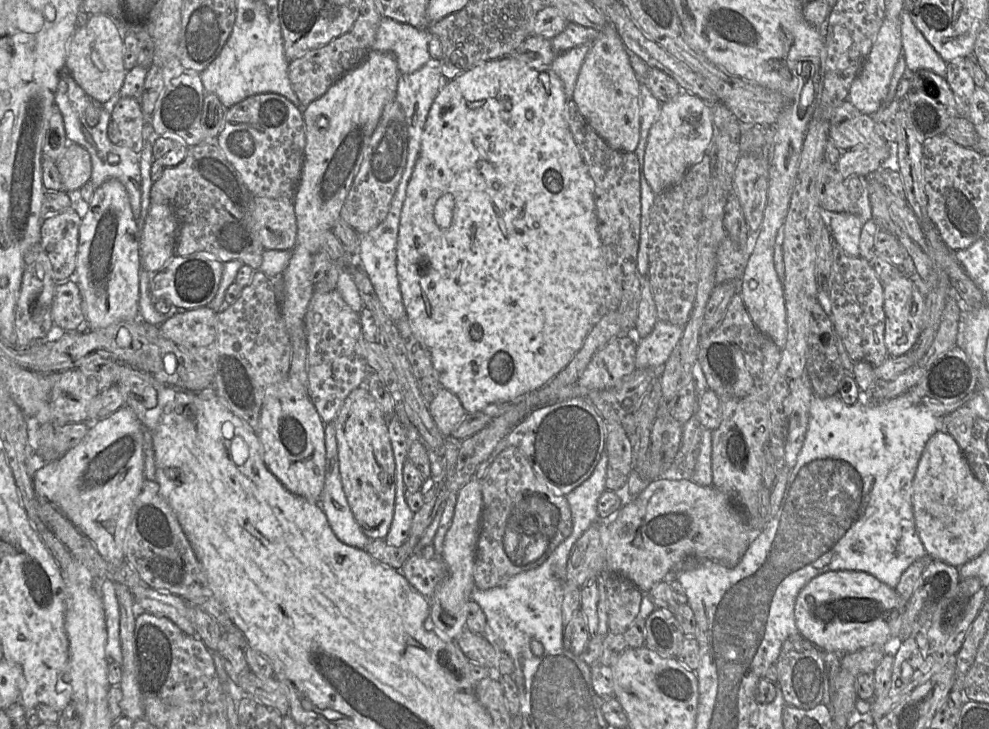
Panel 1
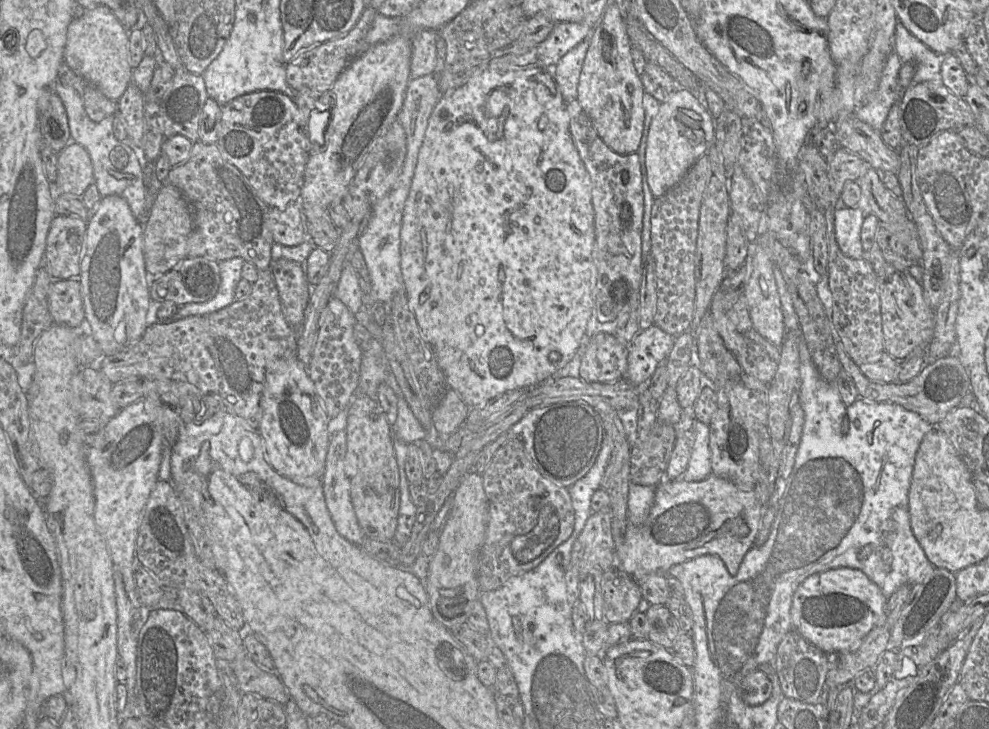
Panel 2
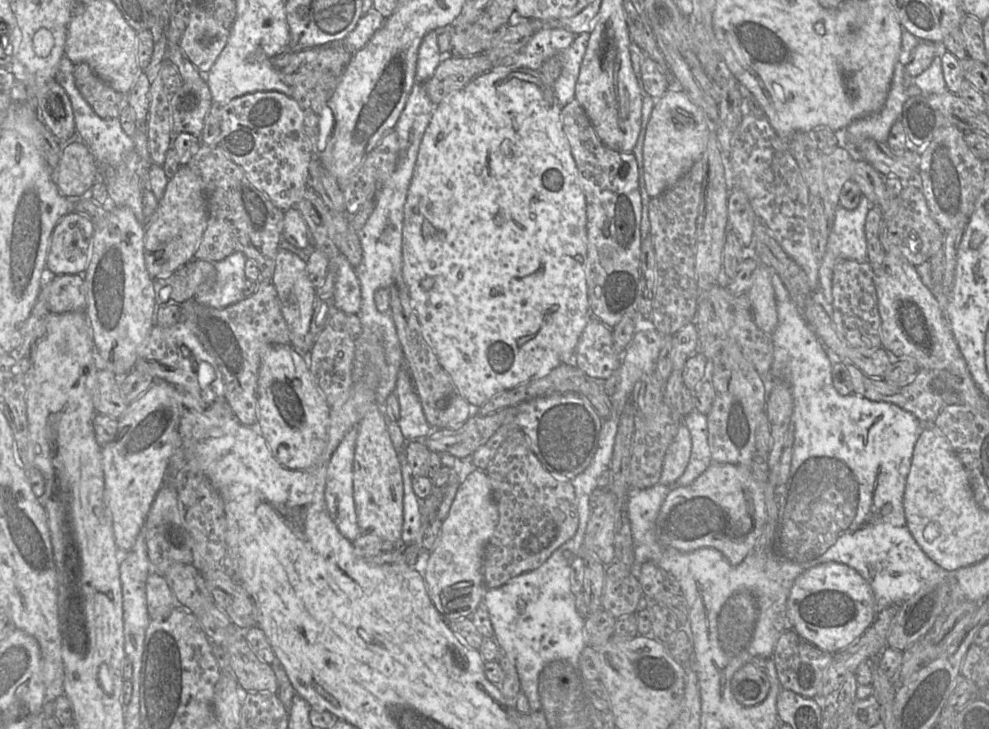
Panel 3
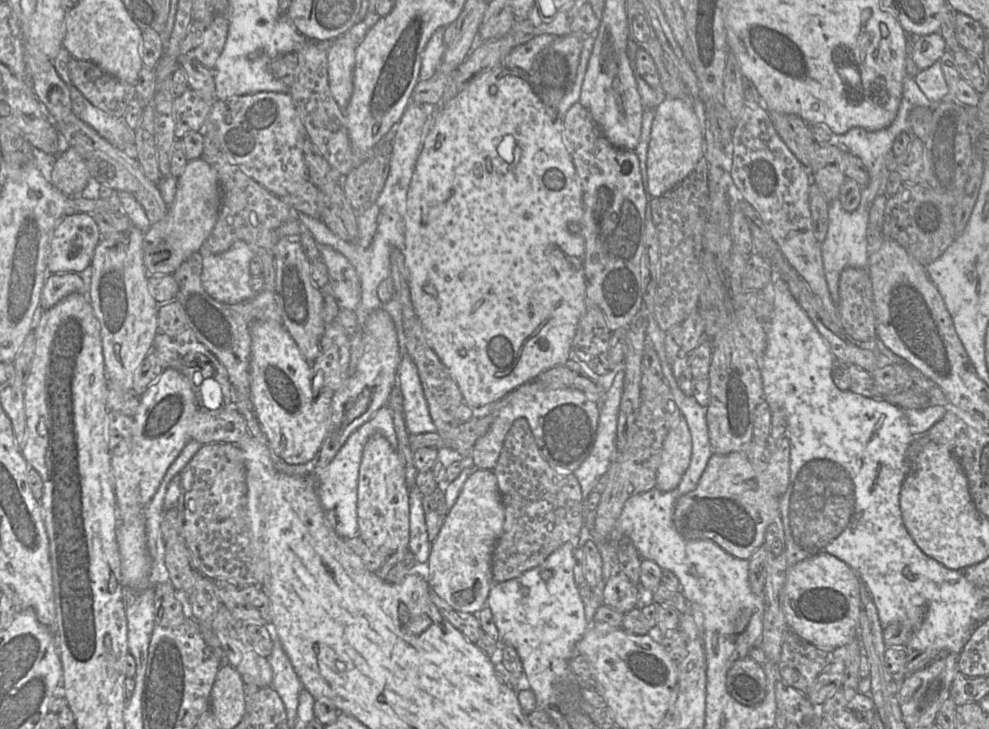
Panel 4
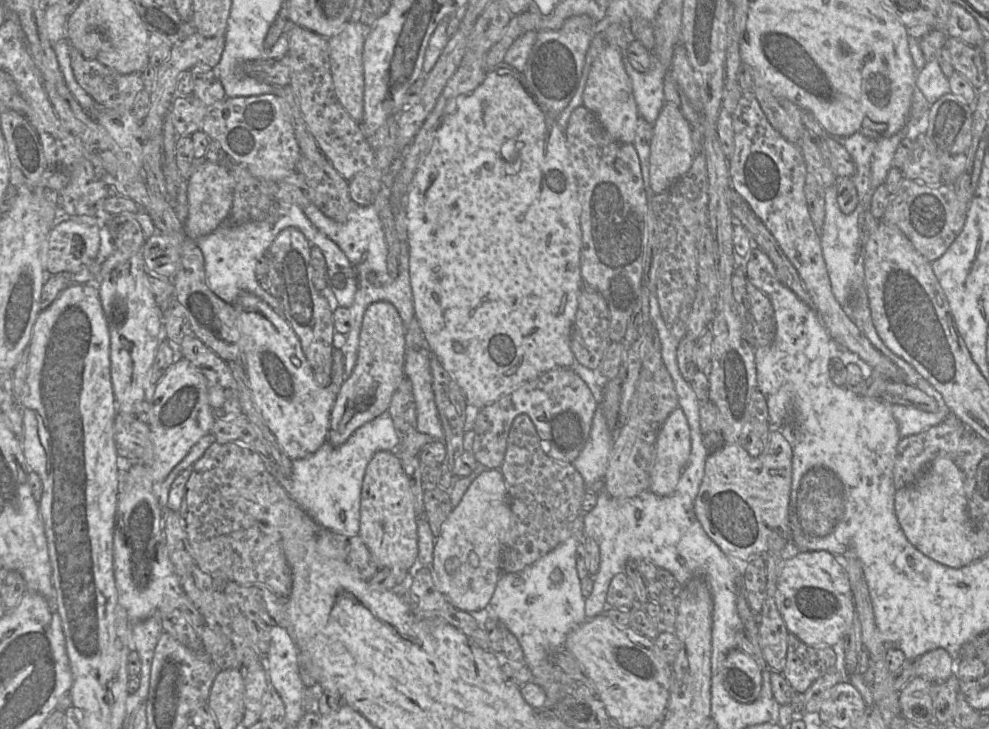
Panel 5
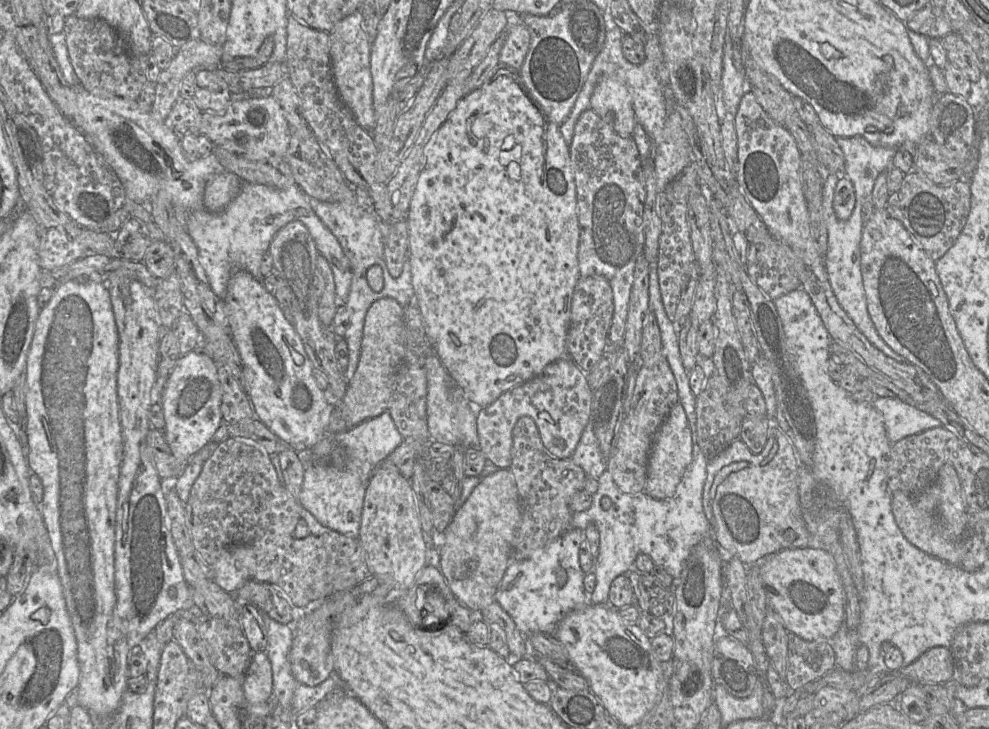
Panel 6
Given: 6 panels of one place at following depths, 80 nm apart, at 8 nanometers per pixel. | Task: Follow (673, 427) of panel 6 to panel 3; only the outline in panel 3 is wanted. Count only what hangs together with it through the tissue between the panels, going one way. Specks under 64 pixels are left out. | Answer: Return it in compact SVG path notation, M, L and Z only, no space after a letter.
M683 423L665 454L660 484L673 484L683 475L690 460L691 449L691 435Z

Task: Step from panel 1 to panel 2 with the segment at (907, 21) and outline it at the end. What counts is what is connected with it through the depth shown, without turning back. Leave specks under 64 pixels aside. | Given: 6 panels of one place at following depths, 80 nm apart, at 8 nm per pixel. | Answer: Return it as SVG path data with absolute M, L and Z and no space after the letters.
M898 20L894 35L894 51L902 64L914 63L916 73L912 83L940 81L942 56L932 51Z

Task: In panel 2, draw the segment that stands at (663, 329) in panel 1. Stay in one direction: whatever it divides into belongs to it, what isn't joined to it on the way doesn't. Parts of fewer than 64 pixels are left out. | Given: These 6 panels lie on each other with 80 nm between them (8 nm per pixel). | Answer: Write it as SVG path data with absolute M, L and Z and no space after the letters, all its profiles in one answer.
M653 324L647 329L640 329L628 344L625 377L637 387L639 395L648 389L648 382L657 366L666 362L675 337Z

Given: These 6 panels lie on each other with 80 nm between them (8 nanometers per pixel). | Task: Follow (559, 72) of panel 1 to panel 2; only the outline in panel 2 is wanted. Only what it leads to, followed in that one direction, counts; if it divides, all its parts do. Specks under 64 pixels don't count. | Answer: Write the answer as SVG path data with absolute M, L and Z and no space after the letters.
M591 33L569 50L555 65L554 80L565 103L577 100L578 83L591 40Z

